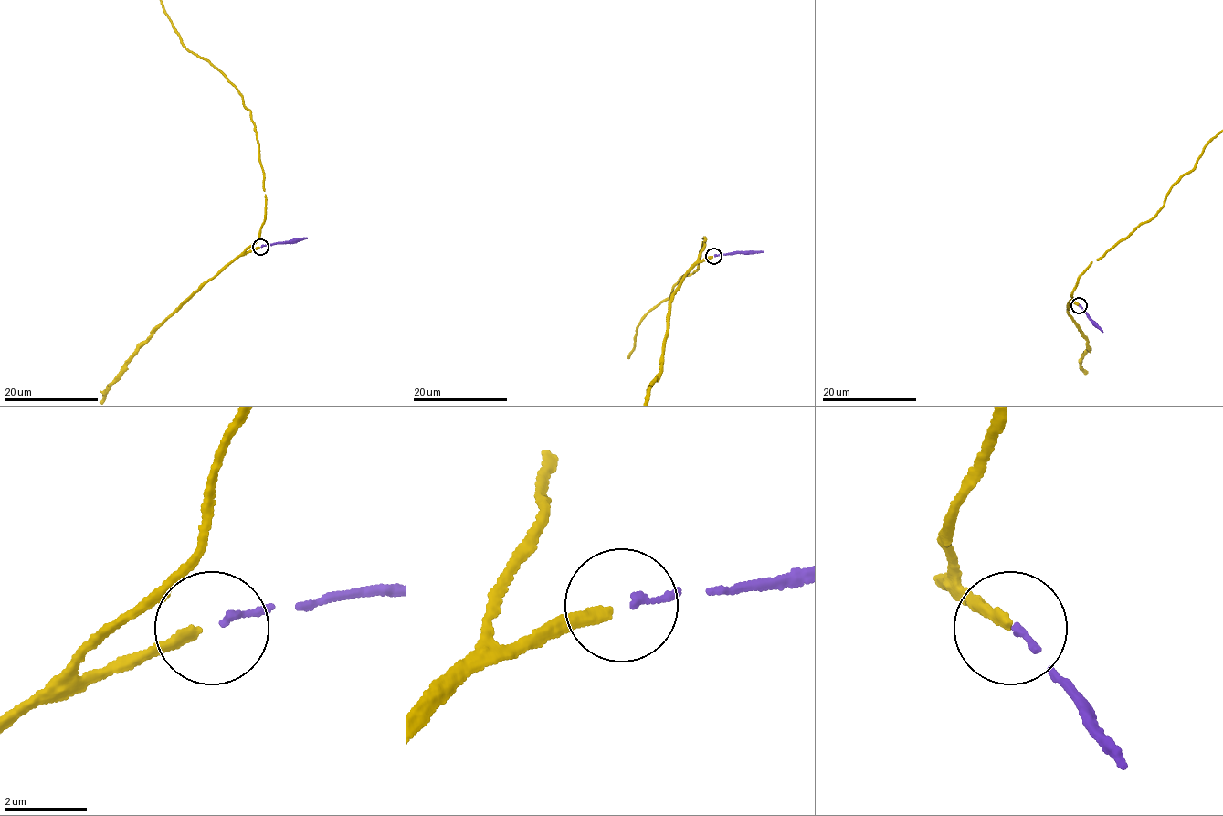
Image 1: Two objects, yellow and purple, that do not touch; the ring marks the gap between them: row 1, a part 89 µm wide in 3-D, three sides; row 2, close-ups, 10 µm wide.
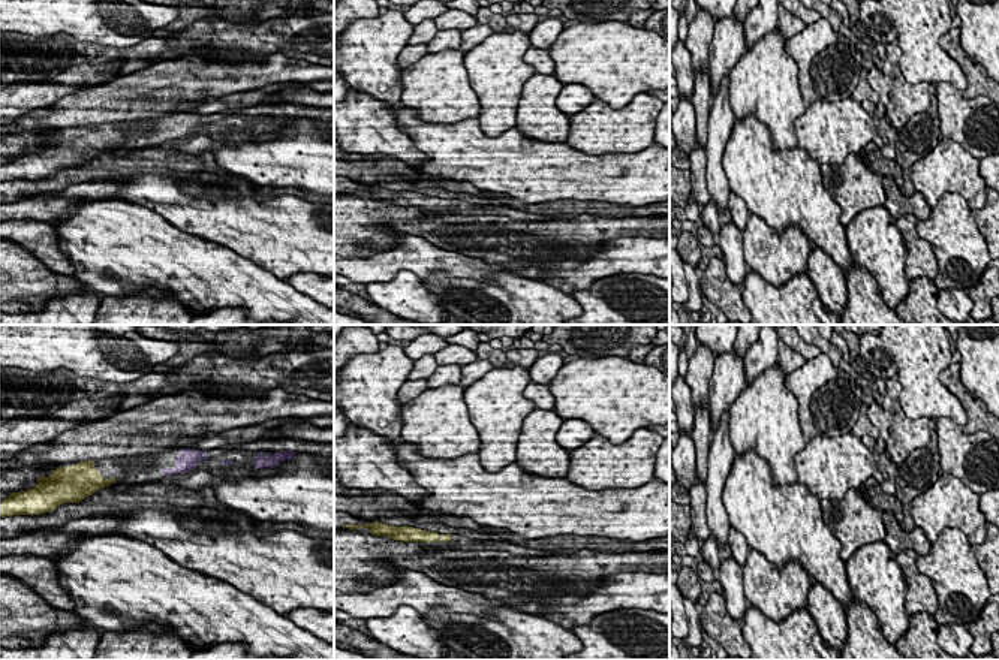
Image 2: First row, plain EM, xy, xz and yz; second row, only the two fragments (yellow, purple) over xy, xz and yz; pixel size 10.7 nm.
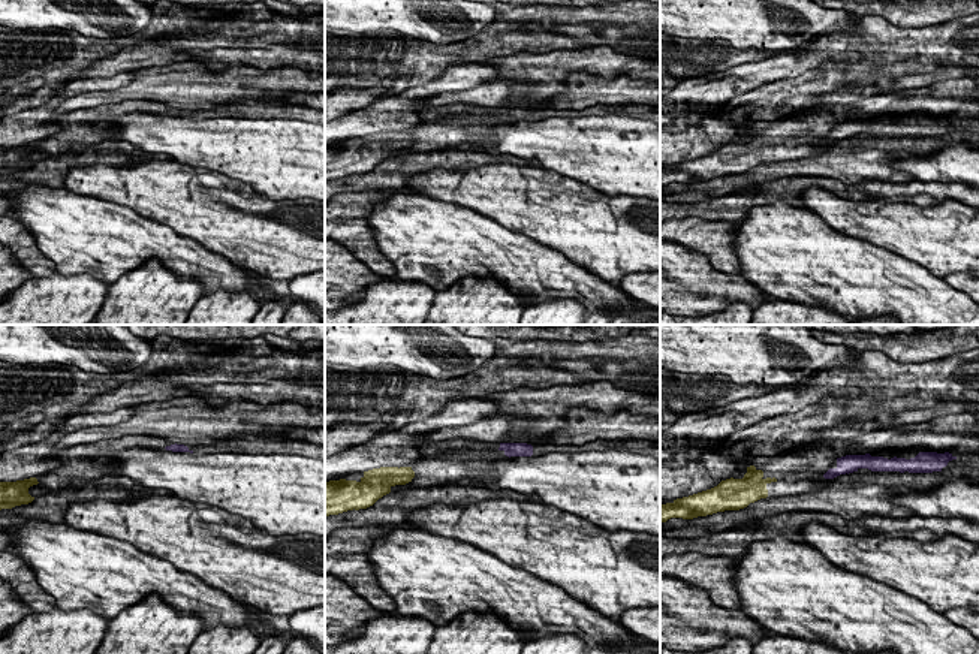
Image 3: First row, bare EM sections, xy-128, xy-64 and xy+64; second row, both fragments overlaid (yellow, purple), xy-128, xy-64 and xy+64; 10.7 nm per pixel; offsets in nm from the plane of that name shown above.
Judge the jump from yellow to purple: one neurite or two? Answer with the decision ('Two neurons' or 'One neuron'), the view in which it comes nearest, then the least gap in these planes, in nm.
Two neurons. Closest in xy. Distance 500 nm

